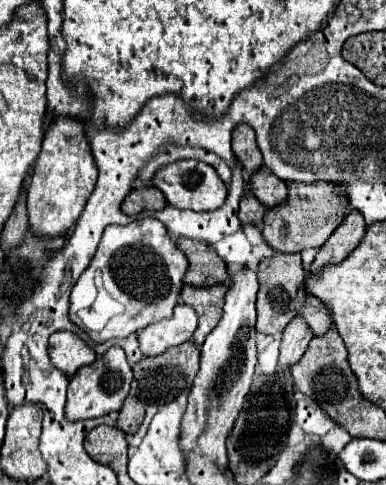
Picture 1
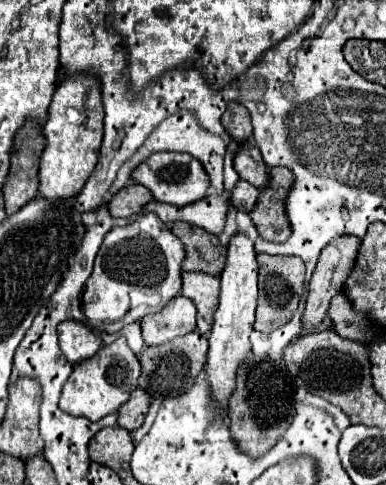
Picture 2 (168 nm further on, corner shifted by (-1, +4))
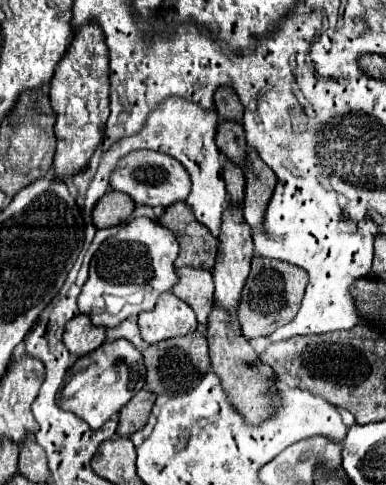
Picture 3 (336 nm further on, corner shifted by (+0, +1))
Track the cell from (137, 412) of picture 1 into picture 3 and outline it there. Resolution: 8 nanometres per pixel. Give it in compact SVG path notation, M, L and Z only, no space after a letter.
M141 389L119 413L119 427L117 427L117 435L119 437L129 437L131 433L139 431L145 427L147 417L151 413L151 407L155 403L157 395L153 395L151 391Z

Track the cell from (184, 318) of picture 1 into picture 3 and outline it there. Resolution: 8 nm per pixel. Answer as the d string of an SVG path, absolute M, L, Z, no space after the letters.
M173 293L161 295L153 311L145 311L139 315L141 337L149 345L159 343L163 339L193 333L195 327L197 327L197 319L193 309L185 301L177 299Z

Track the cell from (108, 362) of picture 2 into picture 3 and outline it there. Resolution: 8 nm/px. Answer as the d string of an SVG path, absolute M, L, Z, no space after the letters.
M125 339L105 341L99 349L79 357L65 375L59 407L85 419L91 429L99 429L105 421L121 411L121 407L145 385L145 365L141 353Z

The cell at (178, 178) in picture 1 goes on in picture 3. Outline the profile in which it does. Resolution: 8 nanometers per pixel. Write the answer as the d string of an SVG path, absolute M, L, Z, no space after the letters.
M133 151L121 159L111 175L111 187L133 197L137 203L151 207L169 207L173 203L185 201L191 191L191 177L187 169L173 157L159 151Z

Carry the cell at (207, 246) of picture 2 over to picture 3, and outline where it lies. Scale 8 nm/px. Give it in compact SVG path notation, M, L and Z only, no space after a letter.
M191 221L187 225L167 223L167 229L177 237L181 251L175 261L175 267L197 267L197 269L213 269L217 259L219 241L211 235L211 231L199 221Z

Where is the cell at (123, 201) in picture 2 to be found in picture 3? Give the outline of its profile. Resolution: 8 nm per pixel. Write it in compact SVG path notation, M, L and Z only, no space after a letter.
M119 191L105 193L93 209L93 223L99 229L119 225L133 213L133 209L135 209L135 201L129 195L123 195Z

